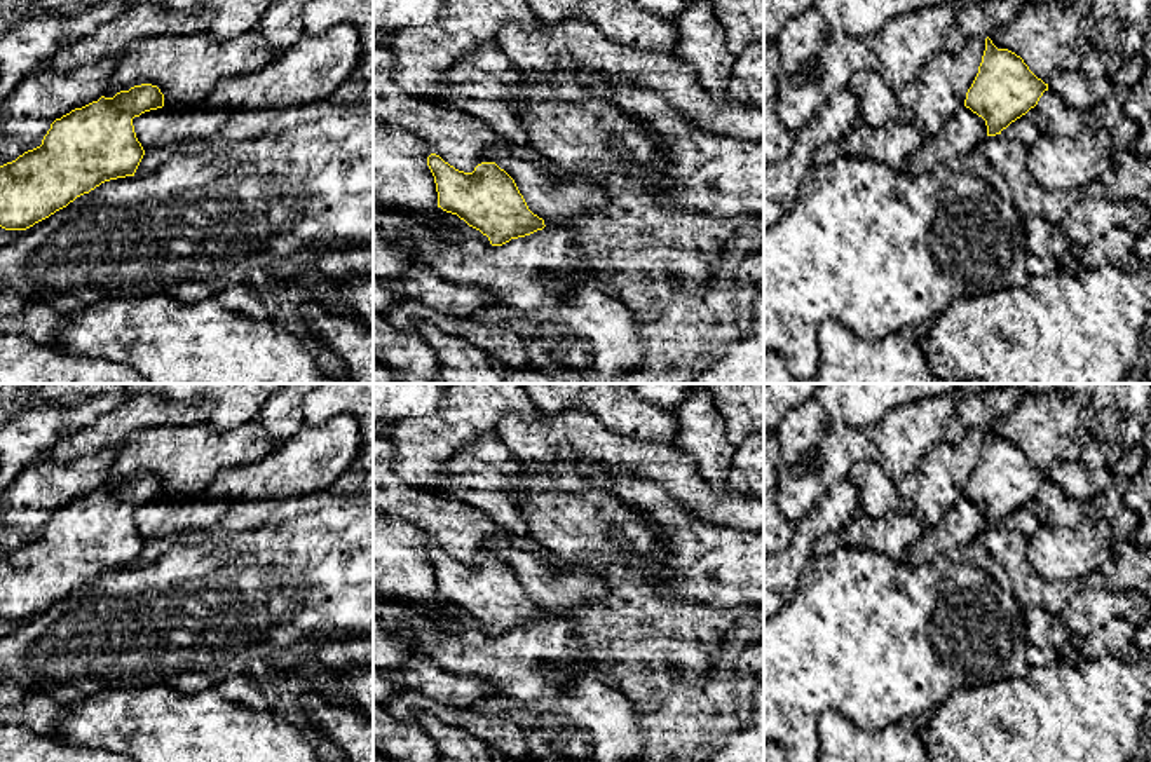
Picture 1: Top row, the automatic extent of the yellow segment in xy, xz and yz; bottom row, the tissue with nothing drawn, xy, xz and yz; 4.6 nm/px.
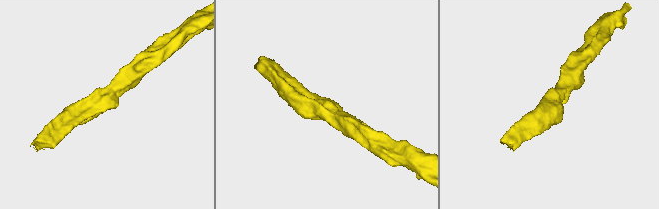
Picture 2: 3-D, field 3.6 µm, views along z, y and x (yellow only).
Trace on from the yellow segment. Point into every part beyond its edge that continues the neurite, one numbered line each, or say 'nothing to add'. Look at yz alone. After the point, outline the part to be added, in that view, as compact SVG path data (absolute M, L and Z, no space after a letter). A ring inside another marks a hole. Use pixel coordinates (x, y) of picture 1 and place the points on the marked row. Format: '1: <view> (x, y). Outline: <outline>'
nothing to add

